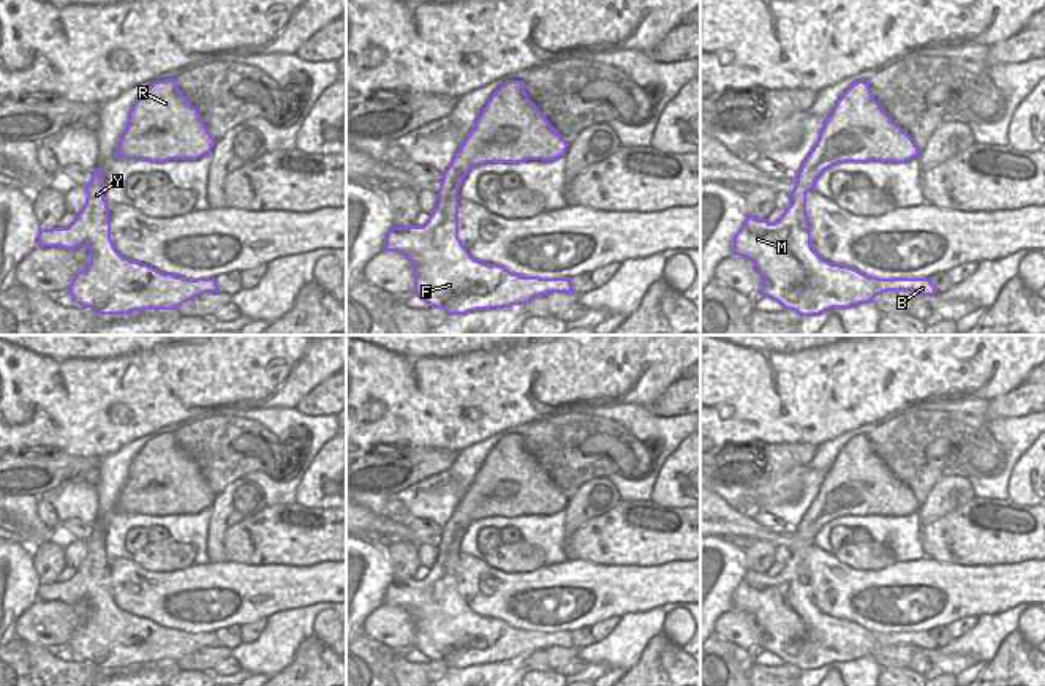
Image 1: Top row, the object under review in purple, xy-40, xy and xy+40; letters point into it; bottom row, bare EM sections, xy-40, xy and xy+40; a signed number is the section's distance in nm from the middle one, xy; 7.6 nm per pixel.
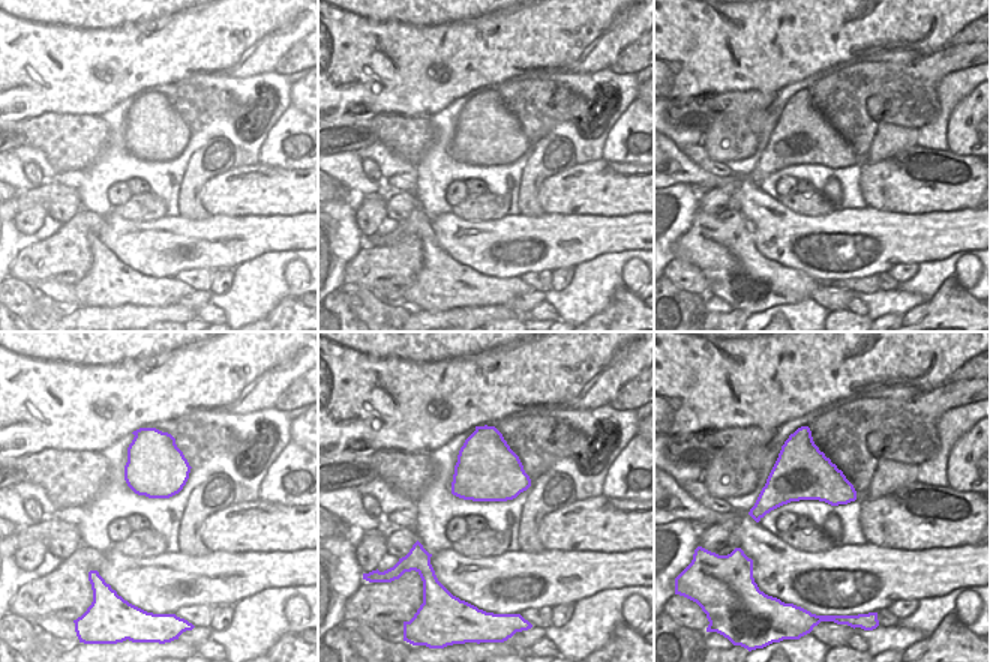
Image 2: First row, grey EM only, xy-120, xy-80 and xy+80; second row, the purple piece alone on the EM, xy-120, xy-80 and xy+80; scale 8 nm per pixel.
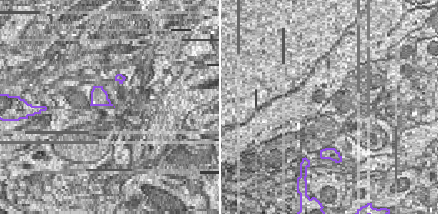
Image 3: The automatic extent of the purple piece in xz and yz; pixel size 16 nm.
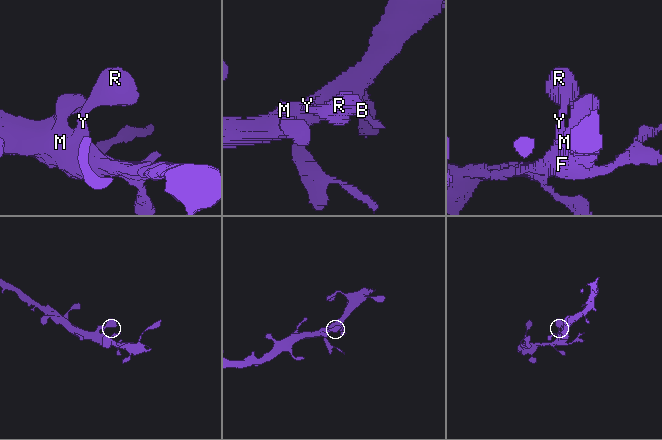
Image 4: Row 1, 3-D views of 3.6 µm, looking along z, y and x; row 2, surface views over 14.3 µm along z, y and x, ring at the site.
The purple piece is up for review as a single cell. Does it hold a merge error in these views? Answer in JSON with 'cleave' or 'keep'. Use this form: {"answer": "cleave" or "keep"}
{"answer": "keep"}

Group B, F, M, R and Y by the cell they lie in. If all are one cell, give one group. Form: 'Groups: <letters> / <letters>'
Groups: B F M R Y.

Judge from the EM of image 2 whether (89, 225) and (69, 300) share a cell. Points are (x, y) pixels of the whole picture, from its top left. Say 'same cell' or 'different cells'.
different cells

